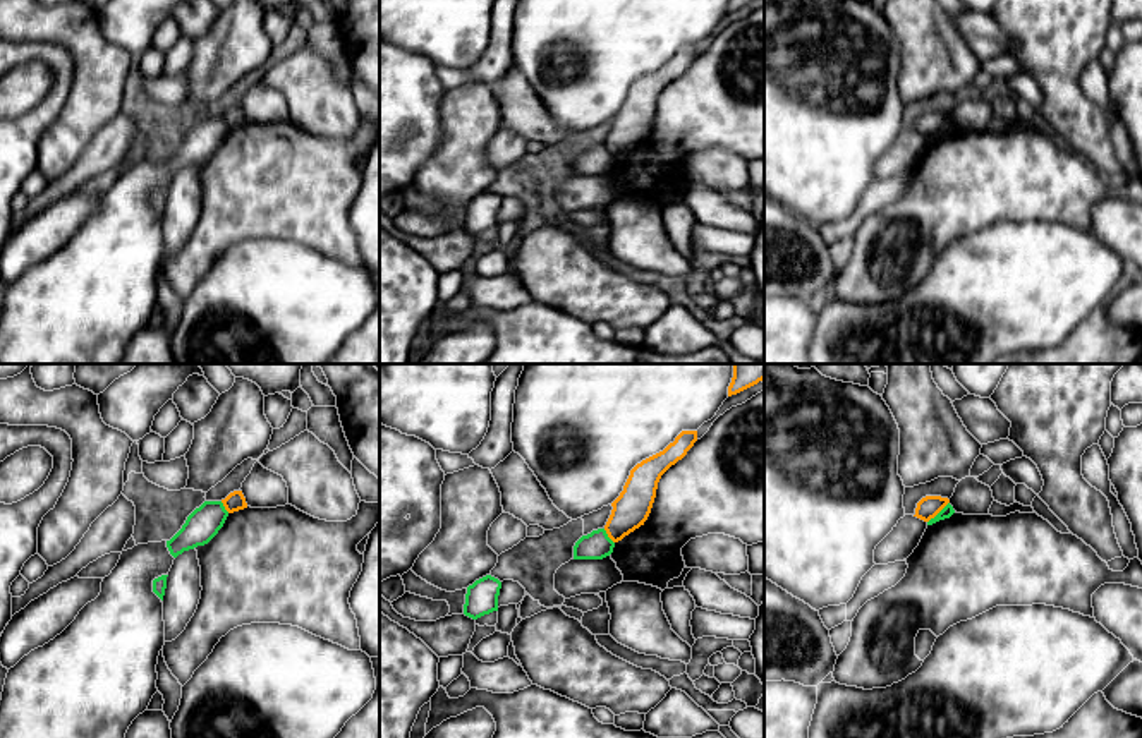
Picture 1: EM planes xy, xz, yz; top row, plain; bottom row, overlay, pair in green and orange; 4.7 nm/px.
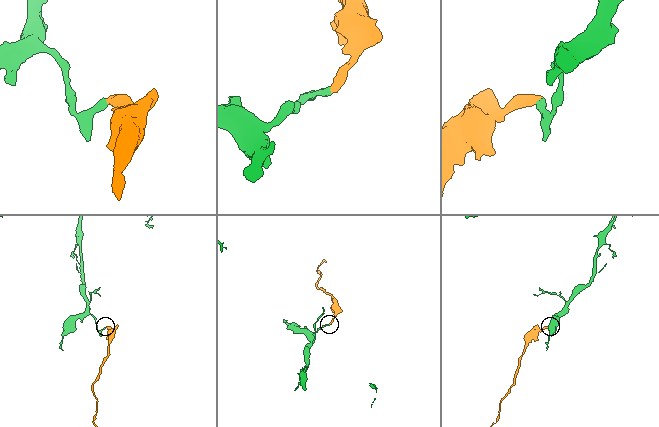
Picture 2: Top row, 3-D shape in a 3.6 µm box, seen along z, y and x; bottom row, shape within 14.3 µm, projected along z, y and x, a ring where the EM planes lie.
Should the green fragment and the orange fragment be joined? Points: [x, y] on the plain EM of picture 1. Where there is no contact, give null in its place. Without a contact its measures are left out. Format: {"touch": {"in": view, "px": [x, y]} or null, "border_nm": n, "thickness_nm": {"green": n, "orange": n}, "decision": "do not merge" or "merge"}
{"touch": {"in": "yz", "px": [940, 127]}, "border_nm": 140, "thickness_nm": {"green": 60, "orange": 100}, "decision": "do not merge"}

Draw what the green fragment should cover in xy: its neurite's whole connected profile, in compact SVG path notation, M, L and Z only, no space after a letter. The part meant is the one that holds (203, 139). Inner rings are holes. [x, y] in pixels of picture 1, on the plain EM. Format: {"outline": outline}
{"outline": "M204 117L196 124L182 141L182 144L167 156L167 163L173 173L184 166L208 160L223 142L228 127L222 117Z"}

